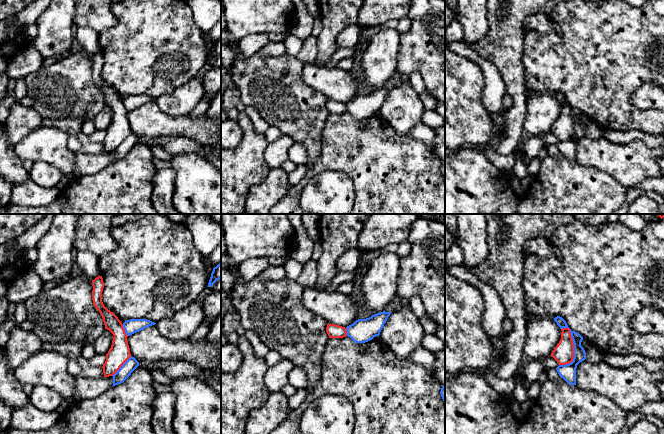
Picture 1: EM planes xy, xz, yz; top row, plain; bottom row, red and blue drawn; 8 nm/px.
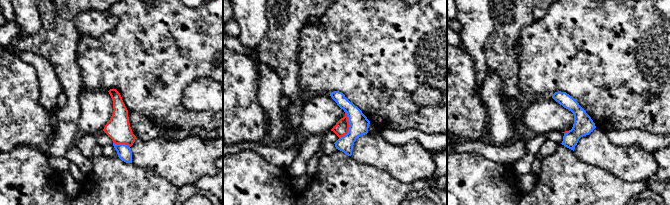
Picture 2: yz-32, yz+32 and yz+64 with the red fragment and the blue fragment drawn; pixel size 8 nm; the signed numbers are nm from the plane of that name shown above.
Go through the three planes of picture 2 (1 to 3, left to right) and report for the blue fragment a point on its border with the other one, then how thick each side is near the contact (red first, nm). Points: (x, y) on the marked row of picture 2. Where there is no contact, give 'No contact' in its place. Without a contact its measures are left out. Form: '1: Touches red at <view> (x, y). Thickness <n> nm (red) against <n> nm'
1: Touches red at yz-32 (121, 143). Thickness 190 nm (red) against 120 nm
2: Touches red at yz+32 (349, 125). Thickness 120 nm (red) against 160 nm
3: Touches red at yz+64 (566, 132). Thickness 20 nm (red) against 160 nm

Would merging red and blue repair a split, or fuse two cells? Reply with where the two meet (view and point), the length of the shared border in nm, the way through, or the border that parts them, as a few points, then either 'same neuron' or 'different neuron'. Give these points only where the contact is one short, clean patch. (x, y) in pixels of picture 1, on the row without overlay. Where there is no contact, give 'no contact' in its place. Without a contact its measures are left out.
contact yz (573, 126); length 320 nm; different neuron

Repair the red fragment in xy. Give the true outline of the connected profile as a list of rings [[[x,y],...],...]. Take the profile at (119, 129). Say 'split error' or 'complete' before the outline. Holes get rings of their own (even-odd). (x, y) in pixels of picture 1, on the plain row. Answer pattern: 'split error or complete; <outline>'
complete; [[[102,52],[92,56],[92,76],[95,84],[100,88],[105,105],[113,110],[111,124],[106,130],[106,137],[103,140],[104,153],[113,152],[120,143],[131,133],[130,124],[127,117],[127,110],[123,104],[122,98],[118,93],[108,86],[102,78],[102,68],[104,58]]]

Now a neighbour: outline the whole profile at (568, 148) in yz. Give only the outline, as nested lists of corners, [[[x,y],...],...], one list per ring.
[[[570,105],[571,113],[574,120],[574,134],[573,137],[566,141],[559,141],[556,146],[560,153],[562,153],[569,161],[576,161],[576,144],[577,141],[586,135],[586,129],[581,122],[583,113]]]

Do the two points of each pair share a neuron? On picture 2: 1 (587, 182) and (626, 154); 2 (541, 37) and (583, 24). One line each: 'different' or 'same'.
1: different
2: same

